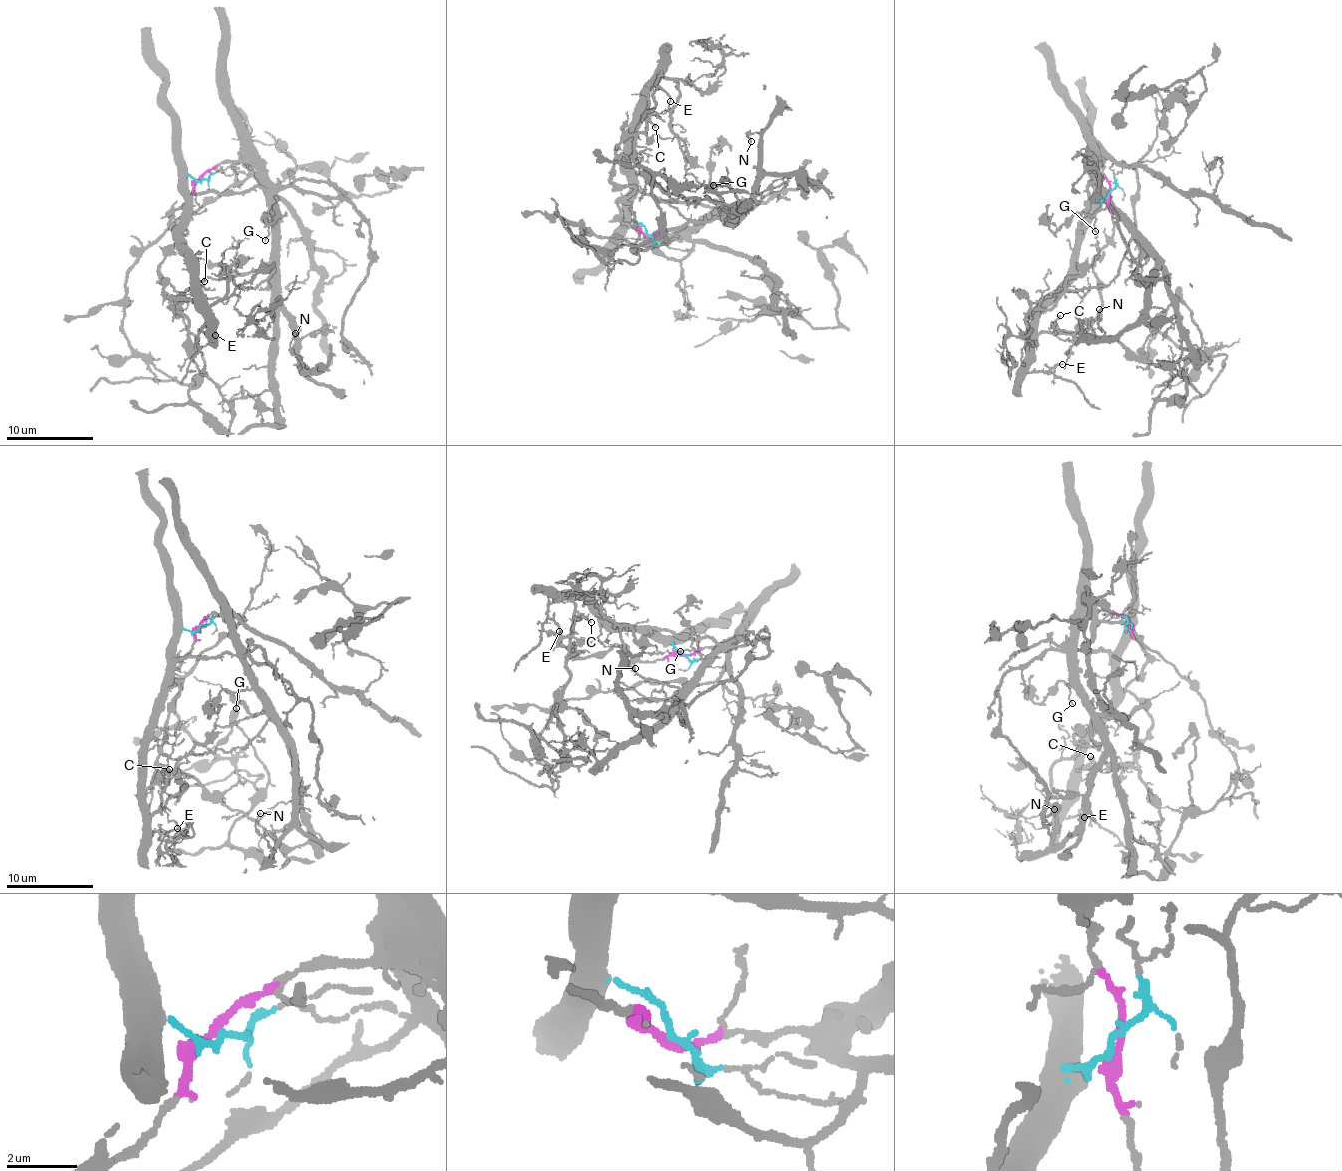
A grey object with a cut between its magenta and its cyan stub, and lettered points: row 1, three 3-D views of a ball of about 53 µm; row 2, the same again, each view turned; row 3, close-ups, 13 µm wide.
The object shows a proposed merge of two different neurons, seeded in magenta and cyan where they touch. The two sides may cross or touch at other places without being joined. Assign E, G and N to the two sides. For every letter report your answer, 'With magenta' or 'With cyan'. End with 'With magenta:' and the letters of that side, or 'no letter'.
E: With cyan
G: With magenta
N: With magenta
With magenta: G, N

